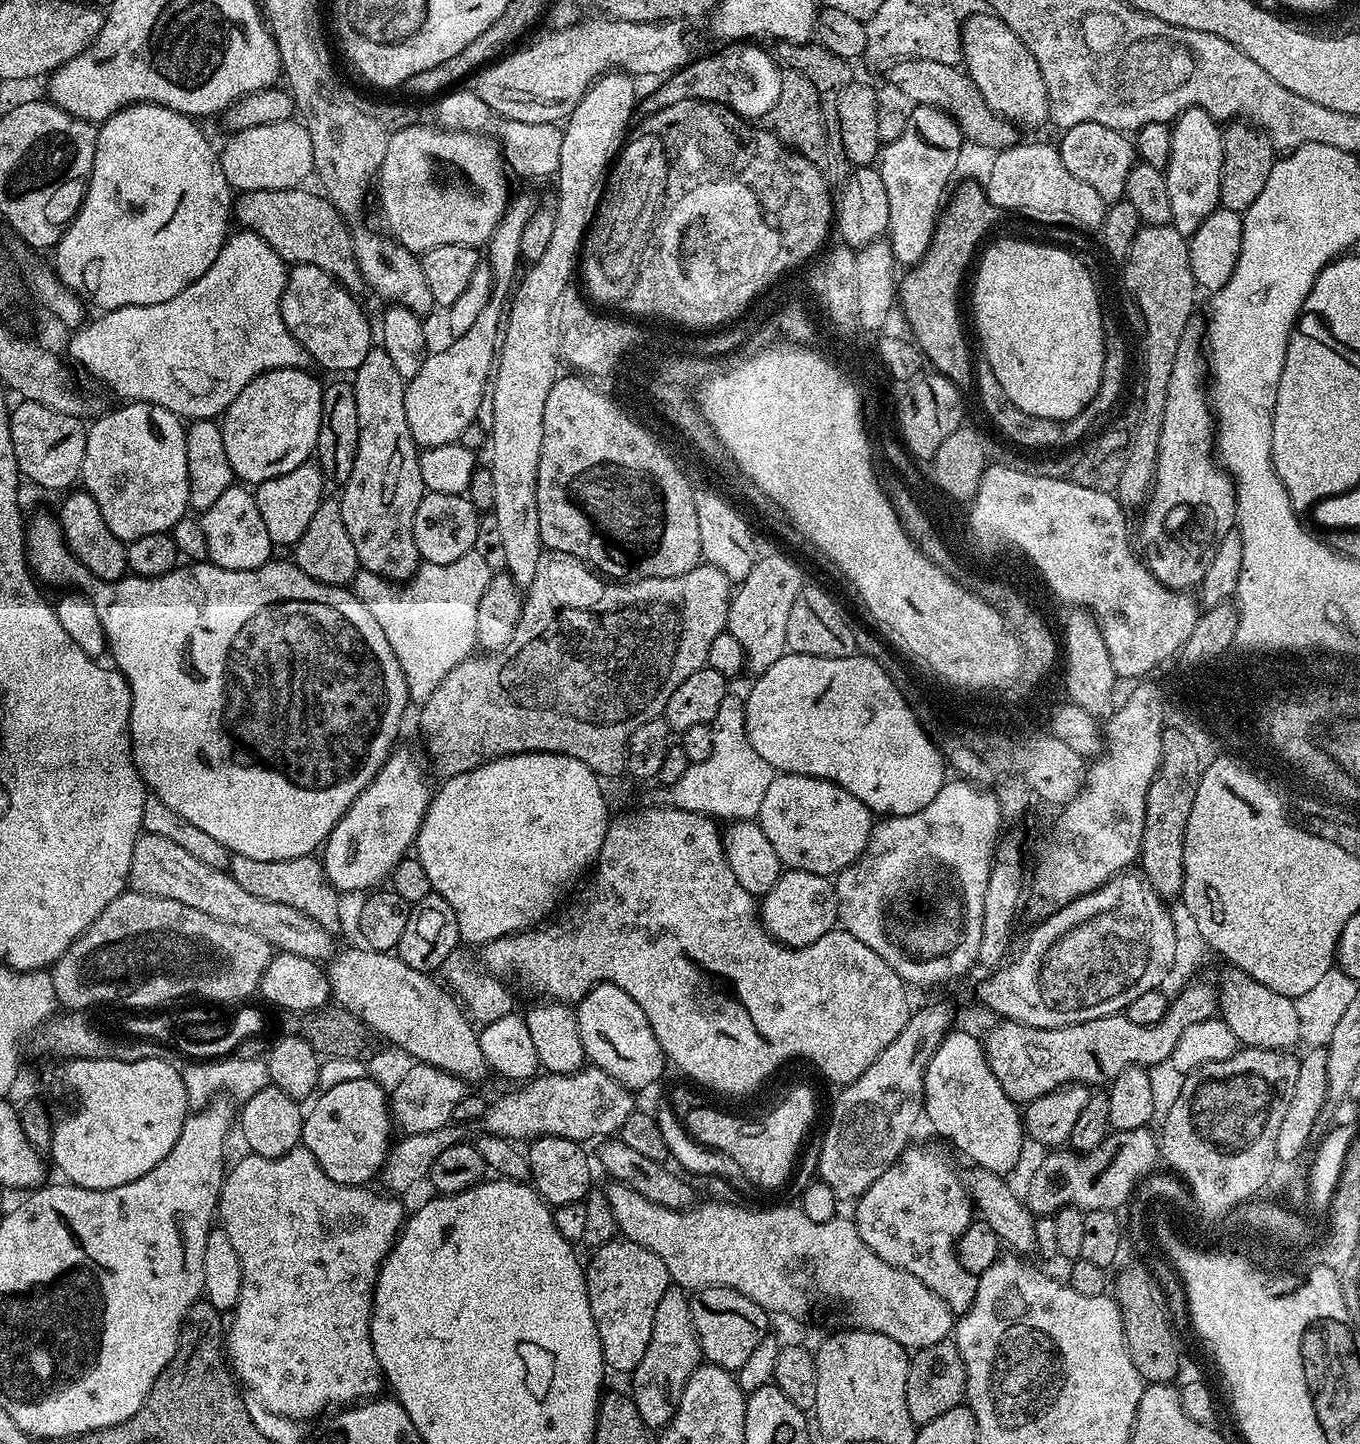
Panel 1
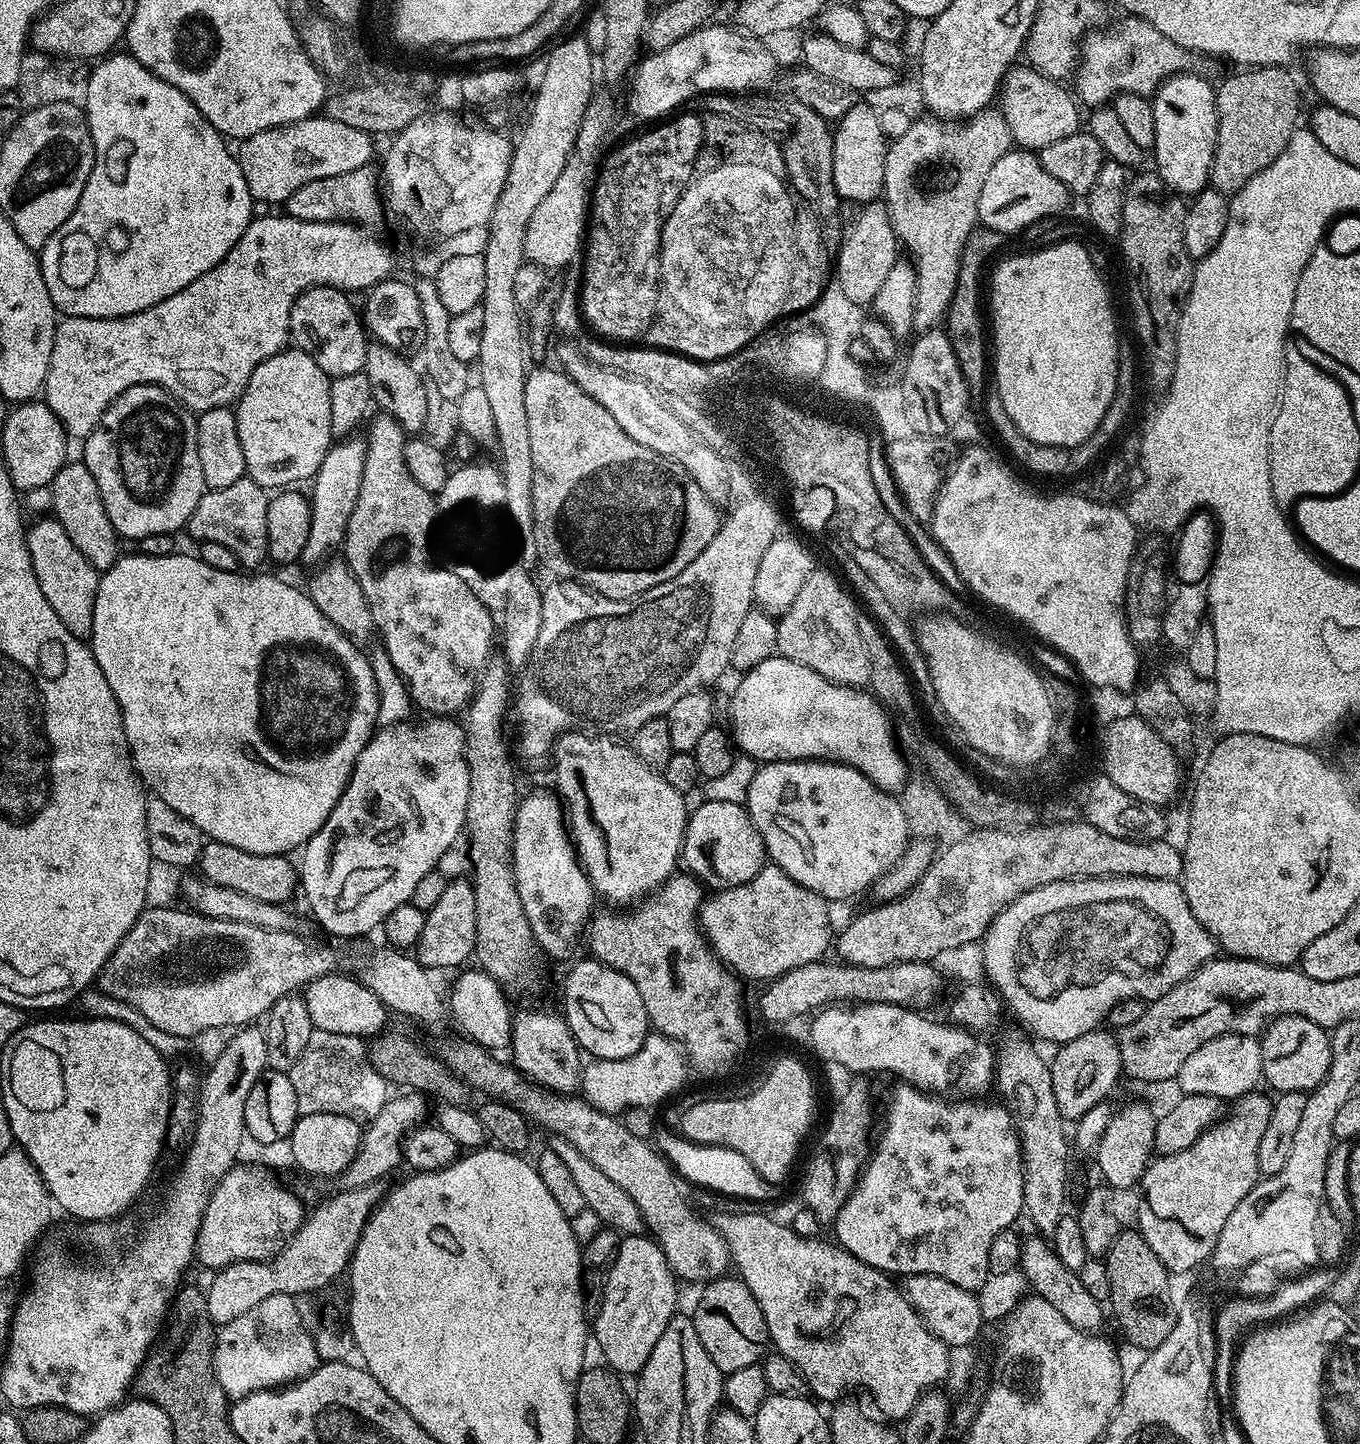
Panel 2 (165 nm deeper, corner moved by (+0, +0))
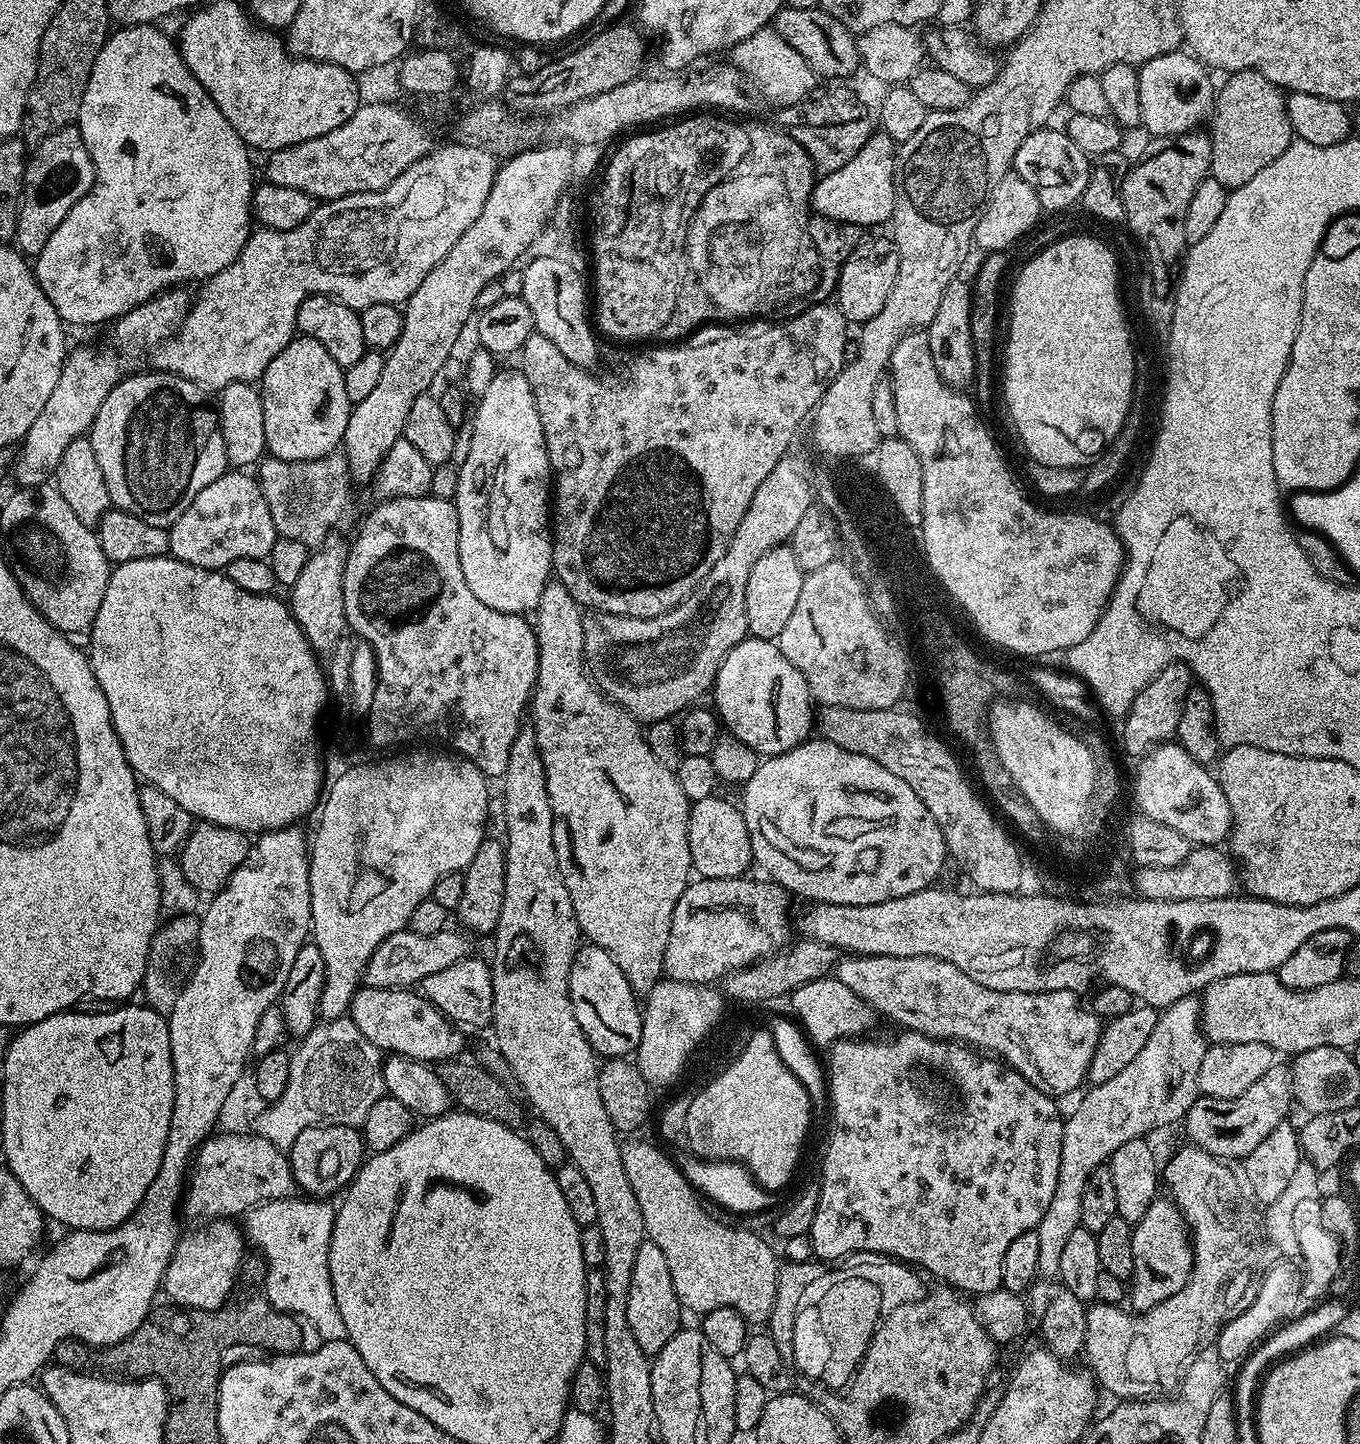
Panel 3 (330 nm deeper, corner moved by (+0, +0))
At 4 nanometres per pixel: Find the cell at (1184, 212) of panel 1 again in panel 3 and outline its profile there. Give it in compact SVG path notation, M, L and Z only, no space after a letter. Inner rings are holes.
M1184 50L1162 54L1139 65L1142 94L1142 128L1152 136L1171 138L1199 129L1209 119L1214 103L1214 84L1209 69Z

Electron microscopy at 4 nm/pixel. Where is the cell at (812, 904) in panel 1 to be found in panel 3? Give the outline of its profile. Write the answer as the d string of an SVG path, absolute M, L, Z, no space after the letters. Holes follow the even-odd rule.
M743 876L691 881L671 916L670 938L663 956L664 976L674 981L711 985L729 972L781 951L792 938L788 928L790 896L775 881L764 880Z

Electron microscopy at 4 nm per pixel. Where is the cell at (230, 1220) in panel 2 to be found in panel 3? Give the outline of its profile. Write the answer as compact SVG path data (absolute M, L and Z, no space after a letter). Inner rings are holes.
M235 1219L210 1220L203 1226L196 1226L193 1232L185 1231L176 1244L174 1254L166 1266L163 1295L168 1295L173 1305L197 1312L216 1312L229 1303L228 1295L232 1292L232 1283L240 1272L240 1263L244 1260L244 1244L246 1236L241 1225Z

